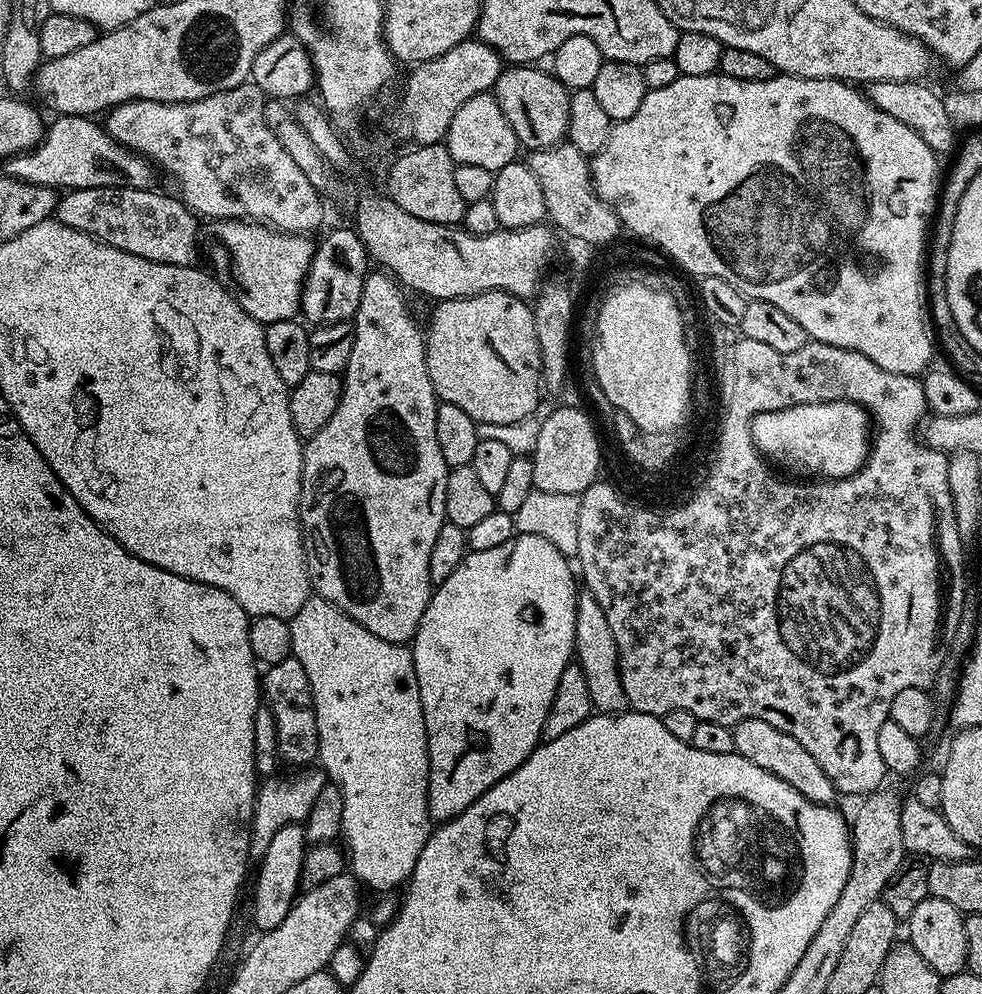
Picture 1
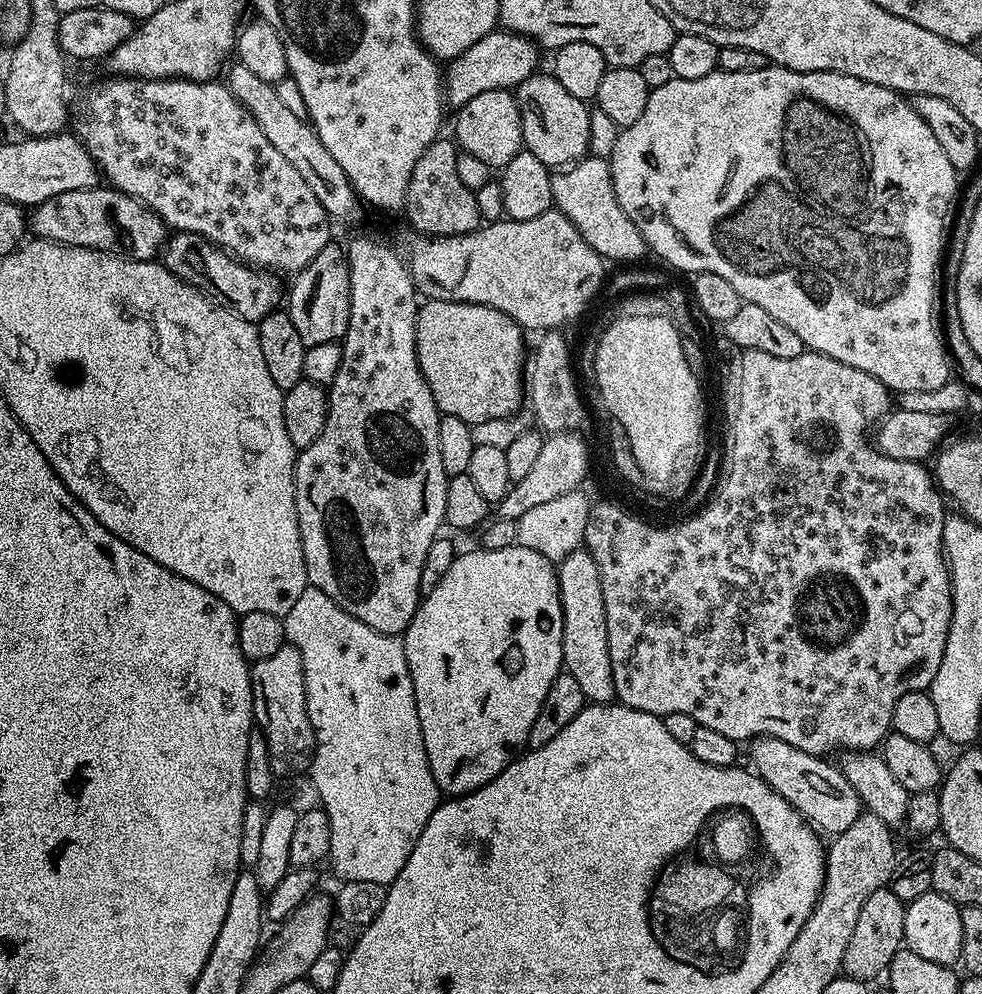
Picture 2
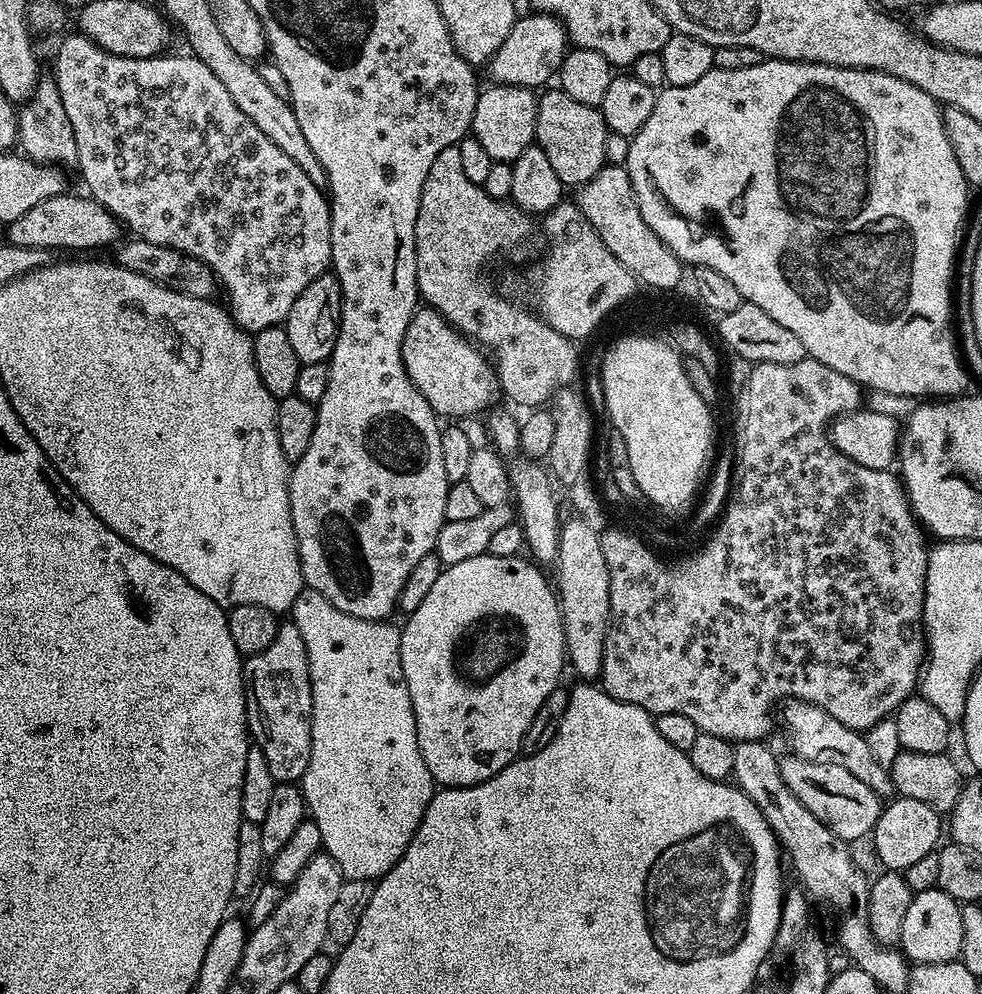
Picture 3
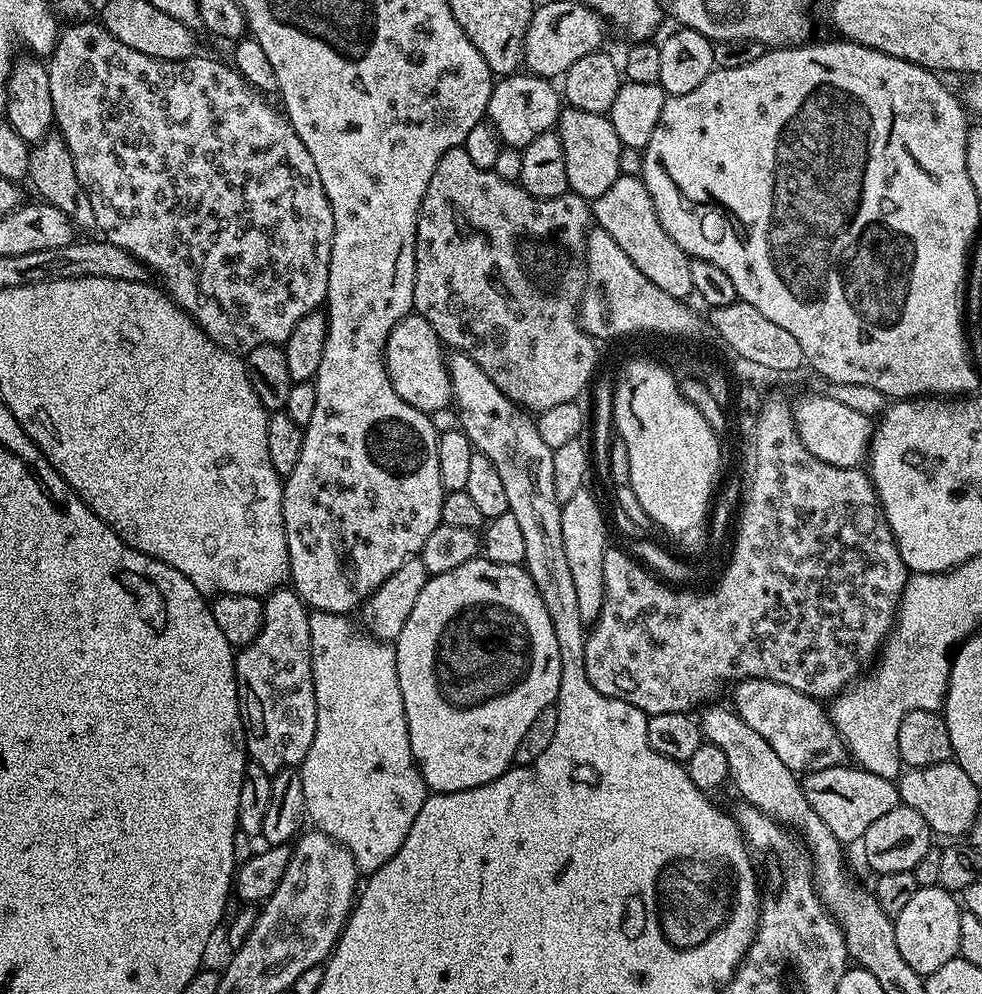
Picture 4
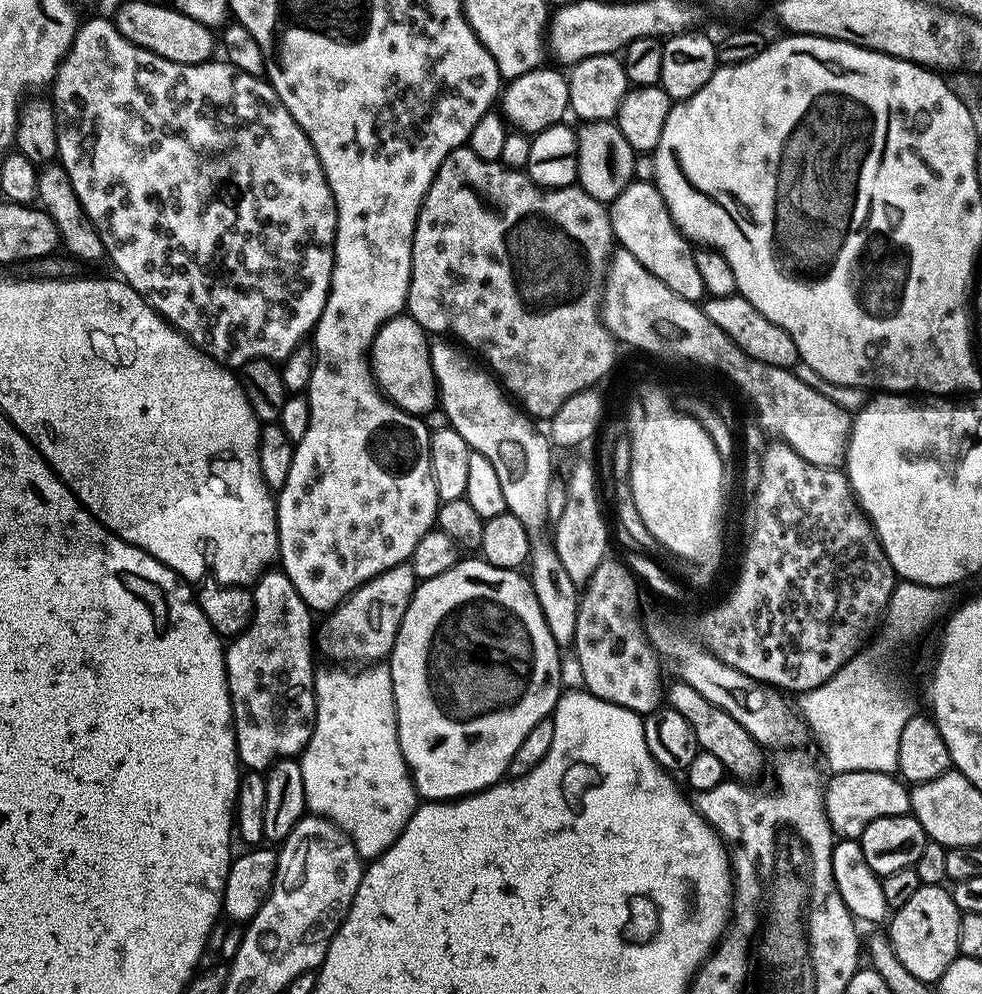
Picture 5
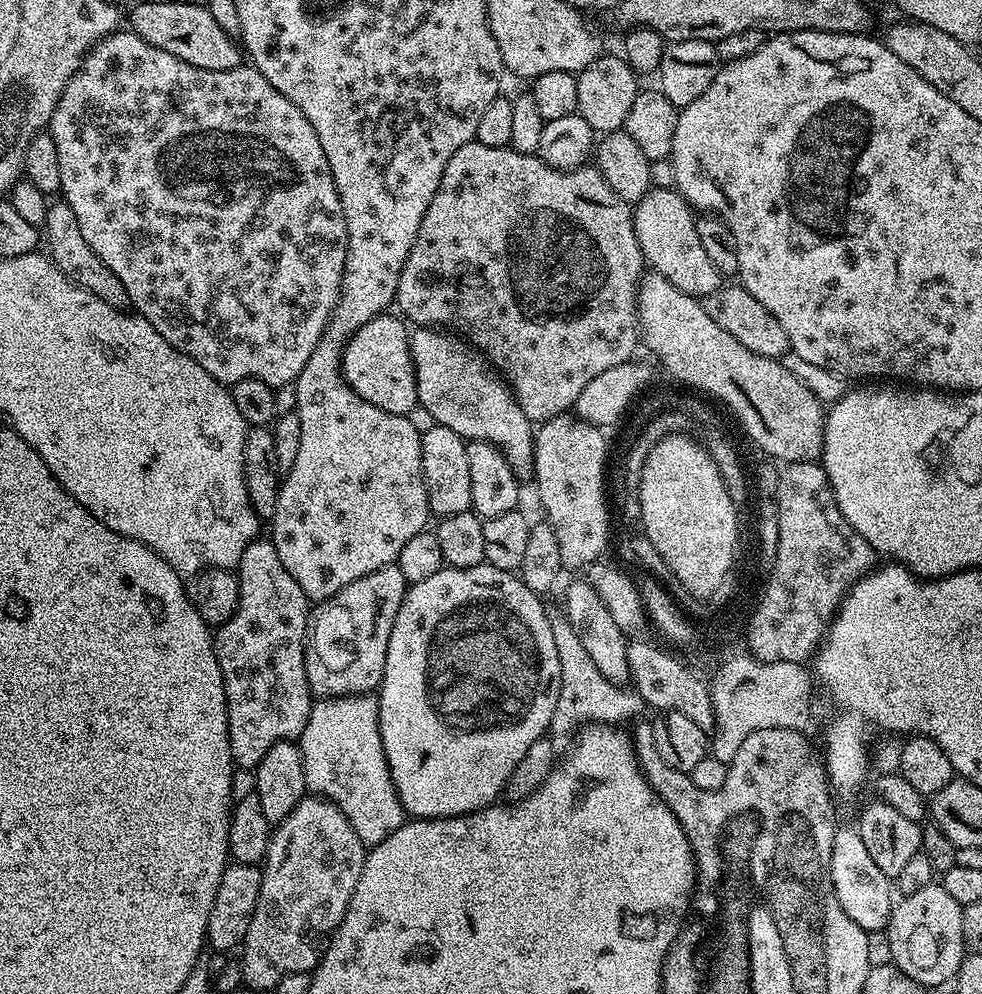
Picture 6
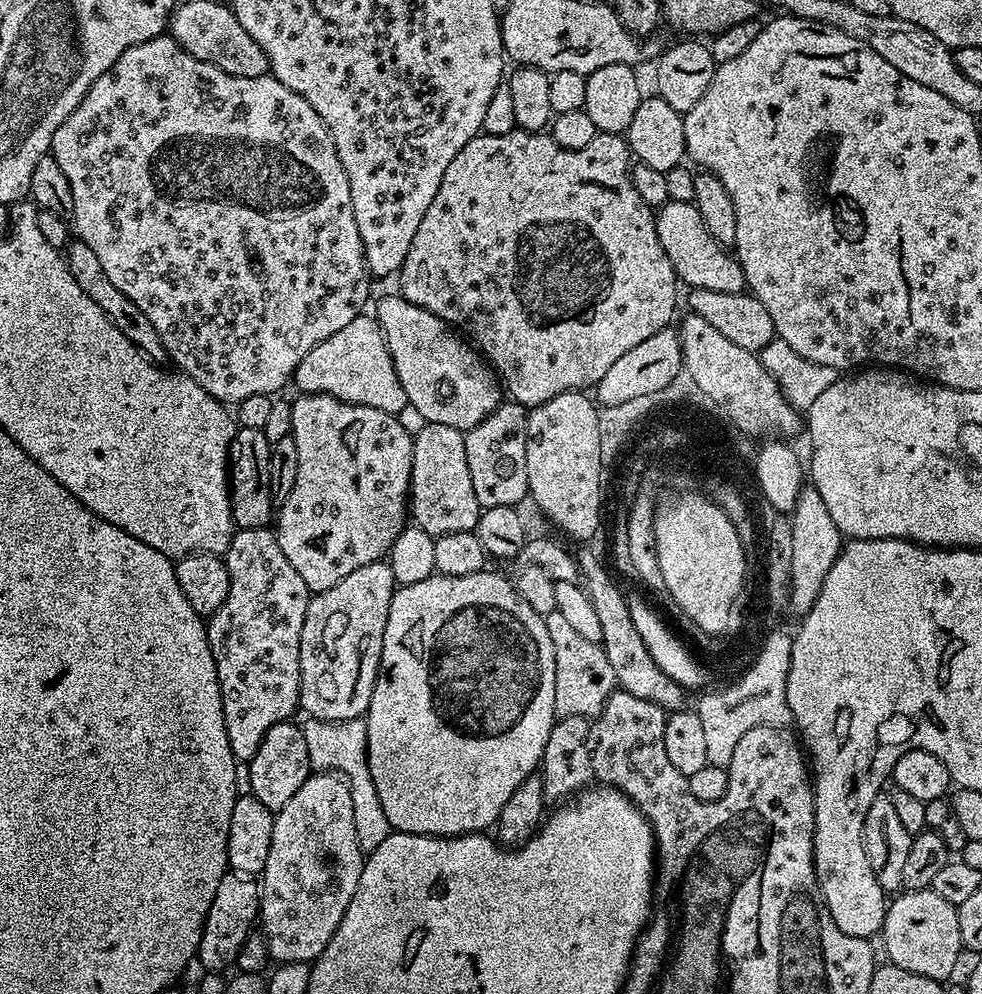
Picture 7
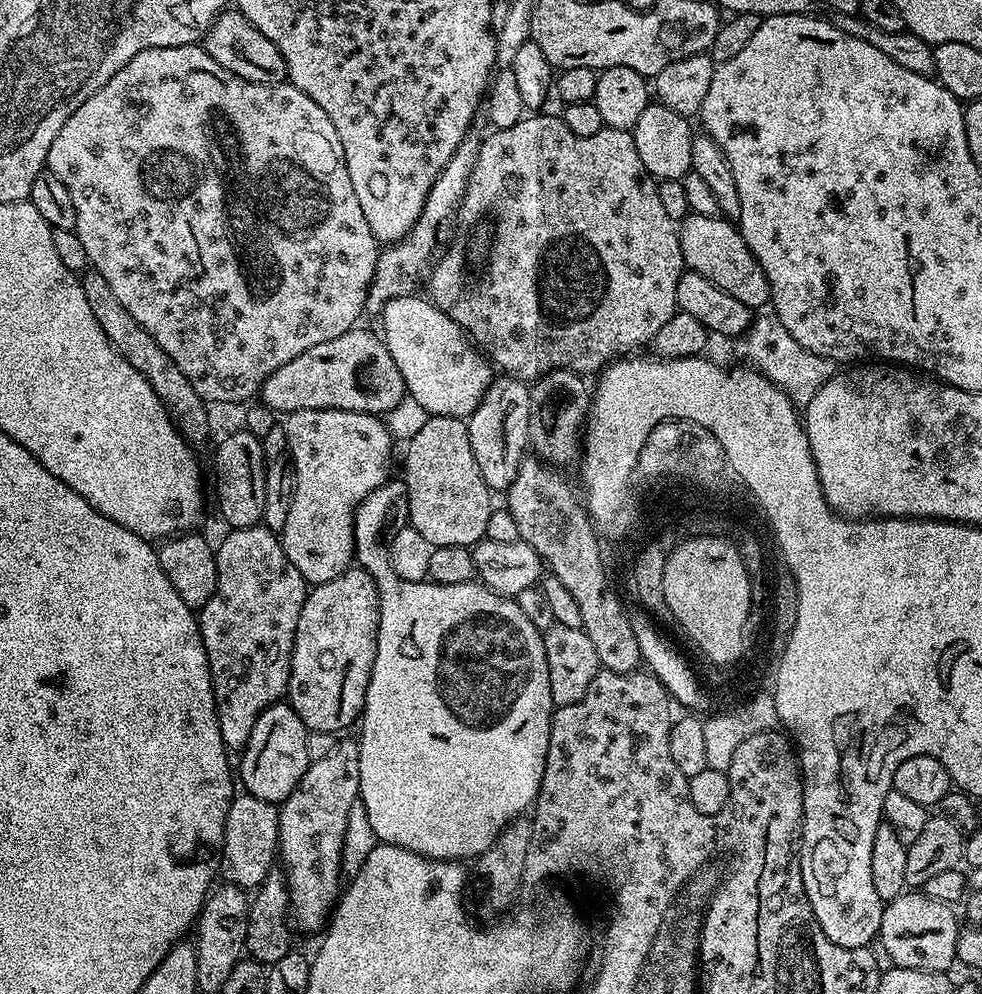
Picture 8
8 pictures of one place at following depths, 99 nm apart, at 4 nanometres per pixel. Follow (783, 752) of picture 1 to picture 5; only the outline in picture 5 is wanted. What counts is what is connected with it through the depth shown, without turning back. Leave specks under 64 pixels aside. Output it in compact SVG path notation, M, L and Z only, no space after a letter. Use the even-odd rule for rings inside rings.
M838 772L827 777L824 805L833 833L845 841L856 842L874 818L909 815L912 794L909 785L890 772Z

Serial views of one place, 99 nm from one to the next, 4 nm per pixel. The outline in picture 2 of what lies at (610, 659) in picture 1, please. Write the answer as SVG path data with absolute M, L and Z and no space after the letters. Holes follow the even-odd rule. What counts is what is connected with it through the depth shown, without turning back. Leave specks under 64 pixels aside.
M581 546L558 564L556 577L560 583L560 601L562 602L562 658L563 671L569 672L582 689L588 704L611 704L616 700L614 690L614 670L610 670L610 638L606 638L606 602L602 602L602 578L598 574L598 562Z

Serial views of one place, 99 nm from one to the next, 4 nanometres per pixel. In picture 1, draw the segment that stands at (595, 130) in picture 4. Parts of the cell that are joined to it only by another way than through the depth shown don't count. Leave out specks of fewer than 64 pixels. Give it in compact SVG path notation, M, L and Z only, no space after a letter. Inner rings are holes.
M508 66L496 79L494 95L502 114L506 114L506 122L514 130L525 149L553 148L555 144L565 143L570 122L570 89L564 85L551 71L540 69L540 66Z

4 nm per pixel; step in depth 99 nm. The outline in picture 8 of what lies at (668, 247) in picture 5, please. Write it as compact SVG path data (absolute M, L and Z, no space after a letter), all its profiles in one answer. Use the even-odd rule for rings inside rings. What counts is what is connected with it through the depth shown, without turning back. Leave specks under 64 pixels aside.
M689 214L679 221L678 231L687 271L702 274L702 278L714 282L718 290L730 294L730 298L738 298L738 302L753 310L760 310L763 304L765 307L769 303L770 286L766 282L766 274L733 221L720 216Z

